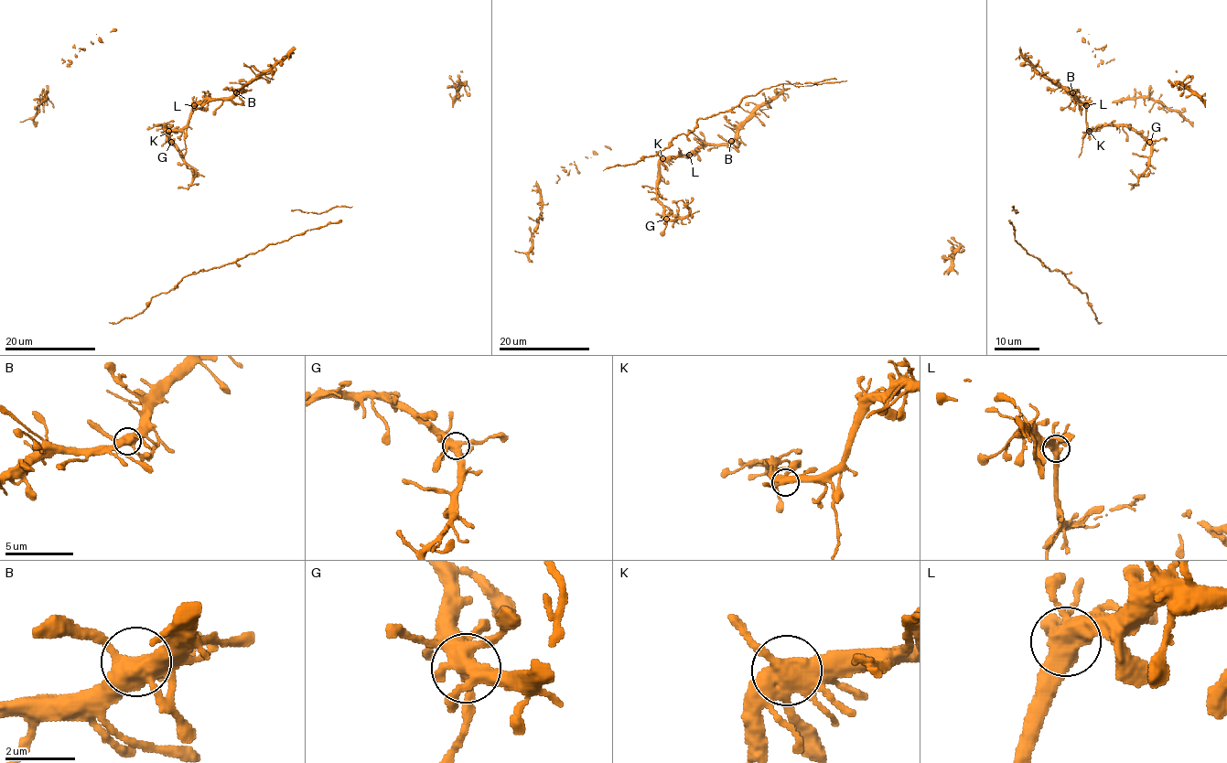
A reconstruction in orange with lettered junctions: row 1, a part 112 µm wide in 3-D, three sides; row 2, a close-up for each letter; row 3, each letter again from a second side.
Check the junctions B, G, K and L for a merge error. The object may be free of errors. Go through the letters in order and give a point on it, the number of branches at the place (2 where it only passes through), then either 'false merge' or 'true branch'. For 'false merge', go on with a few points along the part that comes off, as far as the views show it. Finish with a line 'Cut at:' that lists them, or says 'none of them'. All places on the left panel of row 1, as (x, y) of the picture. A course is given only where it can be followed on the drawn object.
B: place (236, 92); branches 6; true branch
G: place (171, 142); branches 7; true branch
K: place (168, 131); branches 5; true branch
L: place (194, 105); branches 5; true branch
Cut at: none of them

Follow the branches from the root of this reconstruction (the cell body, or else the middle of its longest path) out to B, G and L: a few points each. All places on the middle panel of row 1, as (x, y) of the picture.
B: (672, 158), (688, 155), (703, 145), (726, 145), (731, 141)
G: (672, 158), (664, 158), (660, 163), (657, 199), (666, 219)
L: (672, 158), (689, 155)

